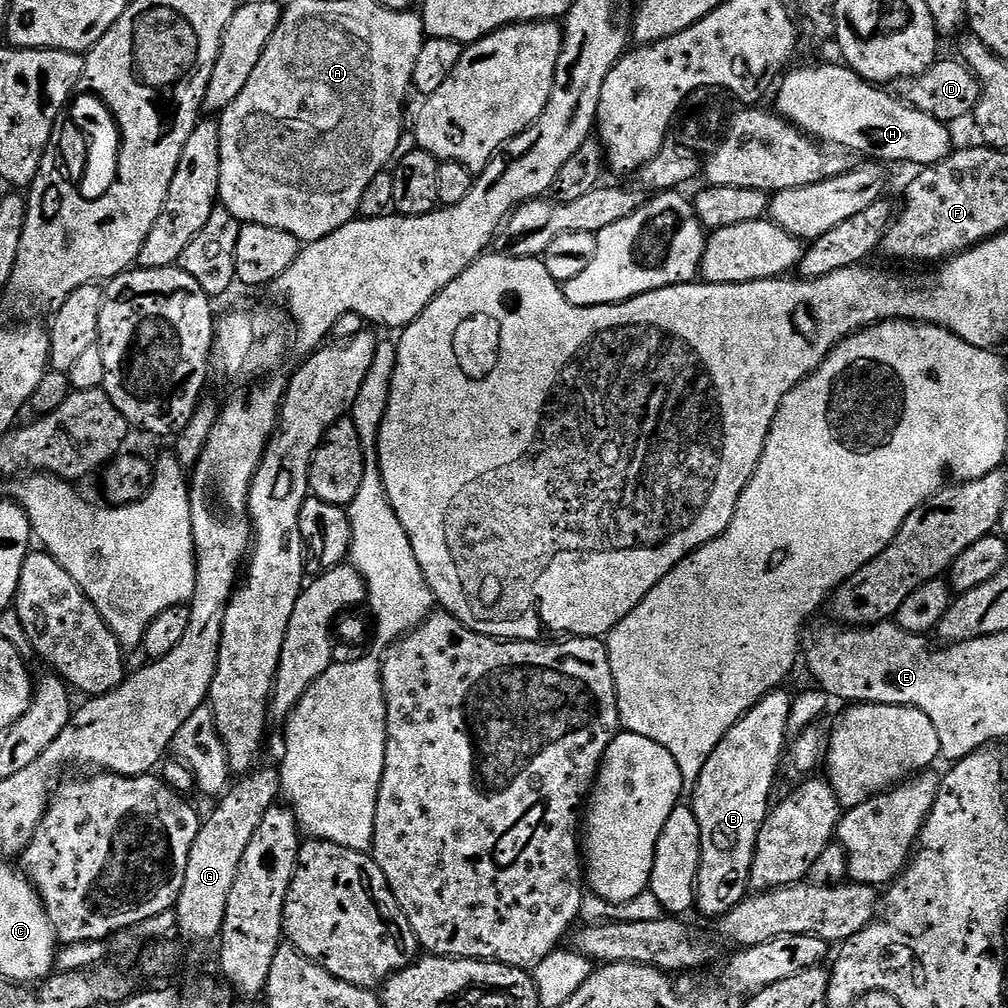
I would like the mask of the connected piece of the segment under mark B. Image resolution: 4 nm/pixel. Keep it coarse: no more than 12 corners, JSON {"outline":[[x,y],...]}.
{"outline":[[777,690],[706,758],[690,807],[694,908],[749,895],[758,834],[789,739]]}

